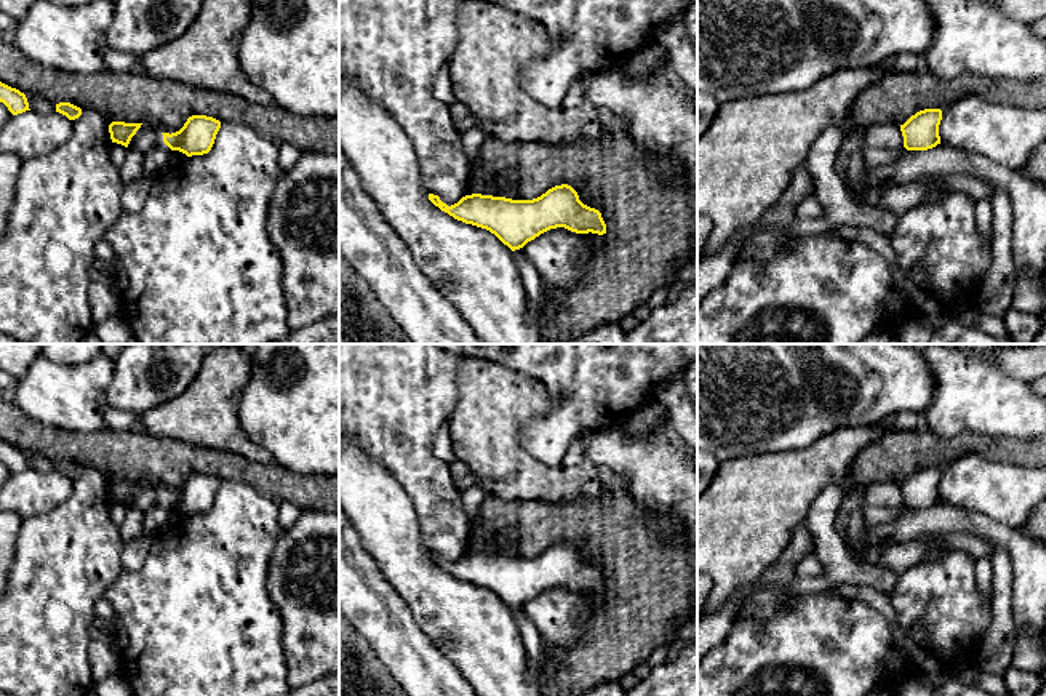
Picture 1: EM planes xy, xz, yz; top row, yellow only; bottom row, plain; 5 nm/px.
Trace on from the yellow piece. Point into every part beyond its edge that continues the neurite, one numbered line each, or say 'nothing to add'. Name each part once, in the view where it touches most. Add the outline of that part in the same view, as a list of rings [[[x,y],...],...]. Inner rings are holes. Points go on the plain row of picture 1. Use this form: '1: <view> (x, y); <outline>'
nothing to add

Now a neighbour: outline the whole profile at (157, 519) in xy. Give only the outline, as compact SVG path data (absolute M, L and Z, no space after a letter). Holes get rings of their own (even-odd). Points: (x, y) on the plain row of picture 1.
M163 499L144 514L144 531L152 539L162 534L171 525L173 512Z

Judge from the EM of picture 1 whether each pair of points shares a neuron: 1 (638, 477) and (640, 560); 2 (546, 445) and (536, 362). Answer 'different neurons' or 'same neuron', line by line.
1: different neurons
2: same neuron

